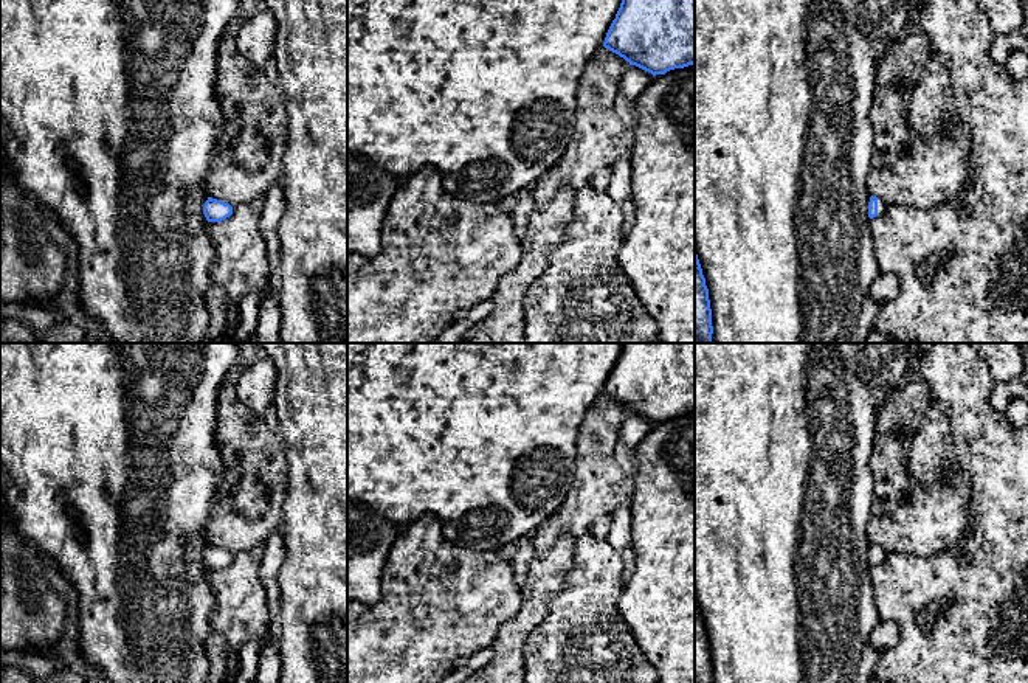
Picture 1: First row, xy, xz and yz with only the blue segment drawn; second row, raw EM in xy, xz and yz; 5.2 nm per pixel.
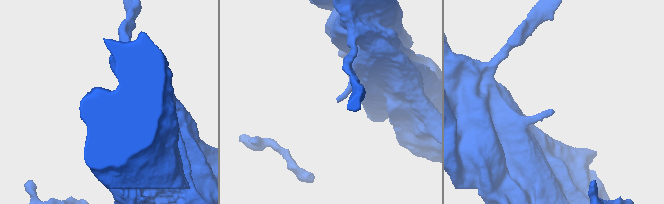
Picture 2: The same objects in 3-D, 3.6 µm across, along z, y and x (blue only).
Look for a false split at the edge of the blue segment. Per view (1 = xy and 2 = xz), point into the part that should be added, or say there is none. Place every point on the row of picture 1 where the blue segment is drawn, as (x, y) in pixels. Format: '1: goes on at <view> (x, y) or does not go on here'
1: does not go on here
2: does not go on here

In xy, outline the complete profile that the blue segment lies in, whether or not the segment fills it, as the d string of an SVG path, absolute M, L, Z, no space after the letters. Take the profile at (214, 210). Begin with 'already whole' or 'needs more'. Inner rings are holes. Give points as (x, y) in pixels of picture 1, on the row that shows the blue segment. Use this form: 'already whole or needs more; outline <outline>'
already whole; outline M208 197L203 205L203 214L208 222L222 222L233 214L233 206L222 200Z

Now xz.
already whole; outline M622 0L603 47L653 76L695 64L695 0Z

